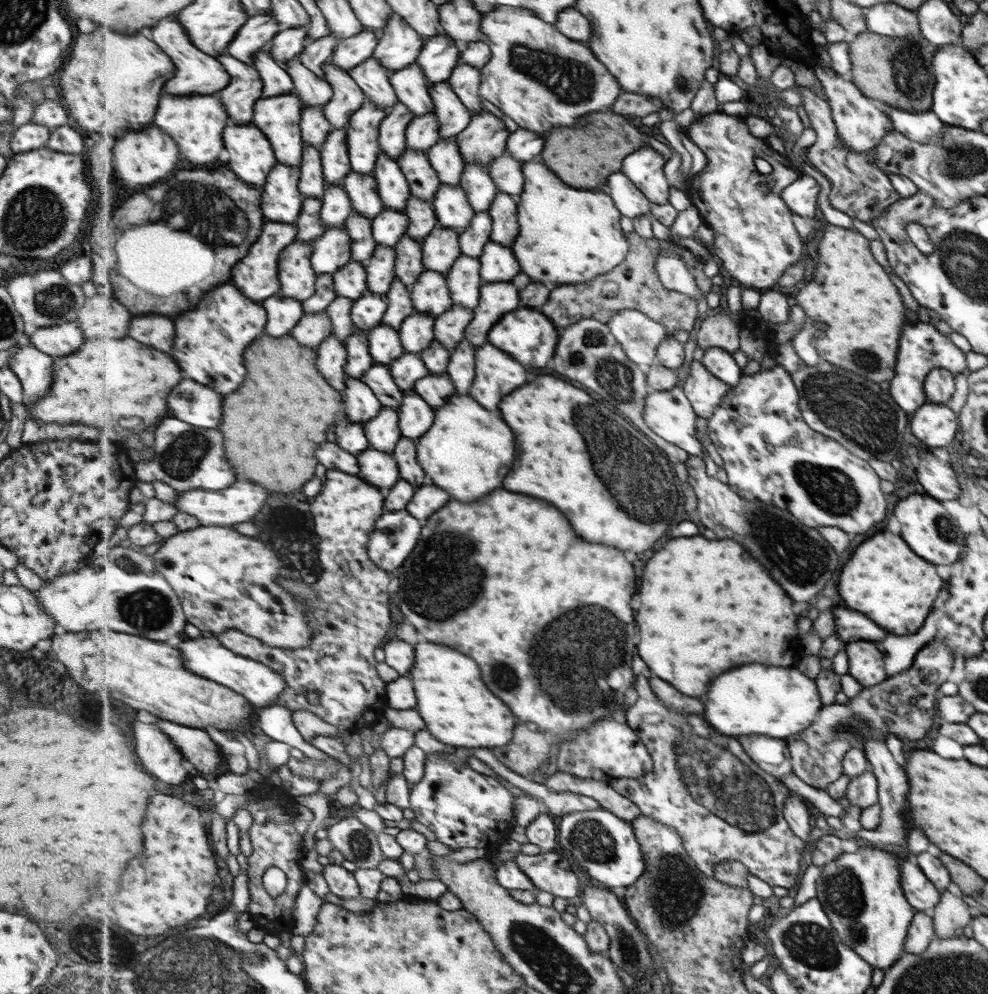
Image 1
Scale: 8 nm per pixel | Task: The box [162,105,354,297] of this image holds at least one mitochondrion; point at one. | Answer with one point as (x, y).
(229, 224)

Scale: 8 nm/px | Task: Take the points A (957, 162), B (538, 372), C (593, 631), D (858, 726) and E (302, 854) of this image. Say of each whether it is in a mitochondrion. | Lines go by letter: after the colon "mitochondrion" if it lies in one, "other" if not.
A: mitochondrion
B: other
C: mitochondrion
D: mitochondrion
E: other

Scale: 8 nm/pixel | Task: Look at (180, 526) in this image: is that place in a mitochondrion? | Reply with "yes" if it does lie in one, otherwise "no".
no

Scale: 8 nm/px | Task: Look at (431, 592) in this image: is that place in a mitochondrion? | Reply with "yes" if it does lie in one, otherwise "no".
yes

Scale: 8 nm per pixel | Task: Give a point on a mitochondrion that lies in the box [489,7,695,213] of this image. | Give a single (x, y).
(570, 81)

